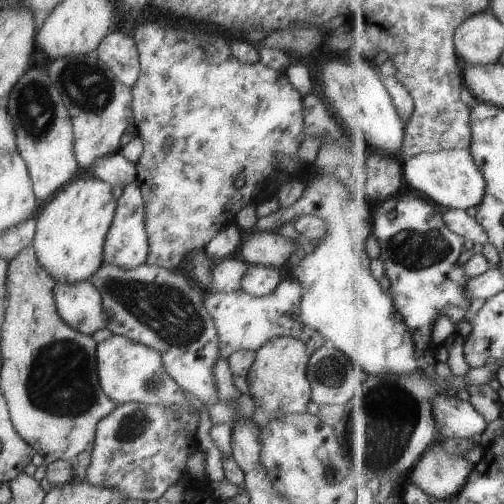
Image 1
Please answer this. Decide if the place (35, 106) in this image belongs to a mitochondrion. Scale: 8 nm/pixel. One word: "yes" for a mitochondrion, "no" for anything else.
yes

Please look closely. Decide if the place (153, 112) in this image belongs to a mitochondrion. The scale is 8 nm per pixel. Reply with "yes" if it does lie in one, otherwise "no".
no

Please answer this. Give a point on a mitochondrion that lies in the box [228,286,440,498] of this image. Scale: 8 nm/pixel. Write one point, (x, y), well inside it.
(388, 402)

